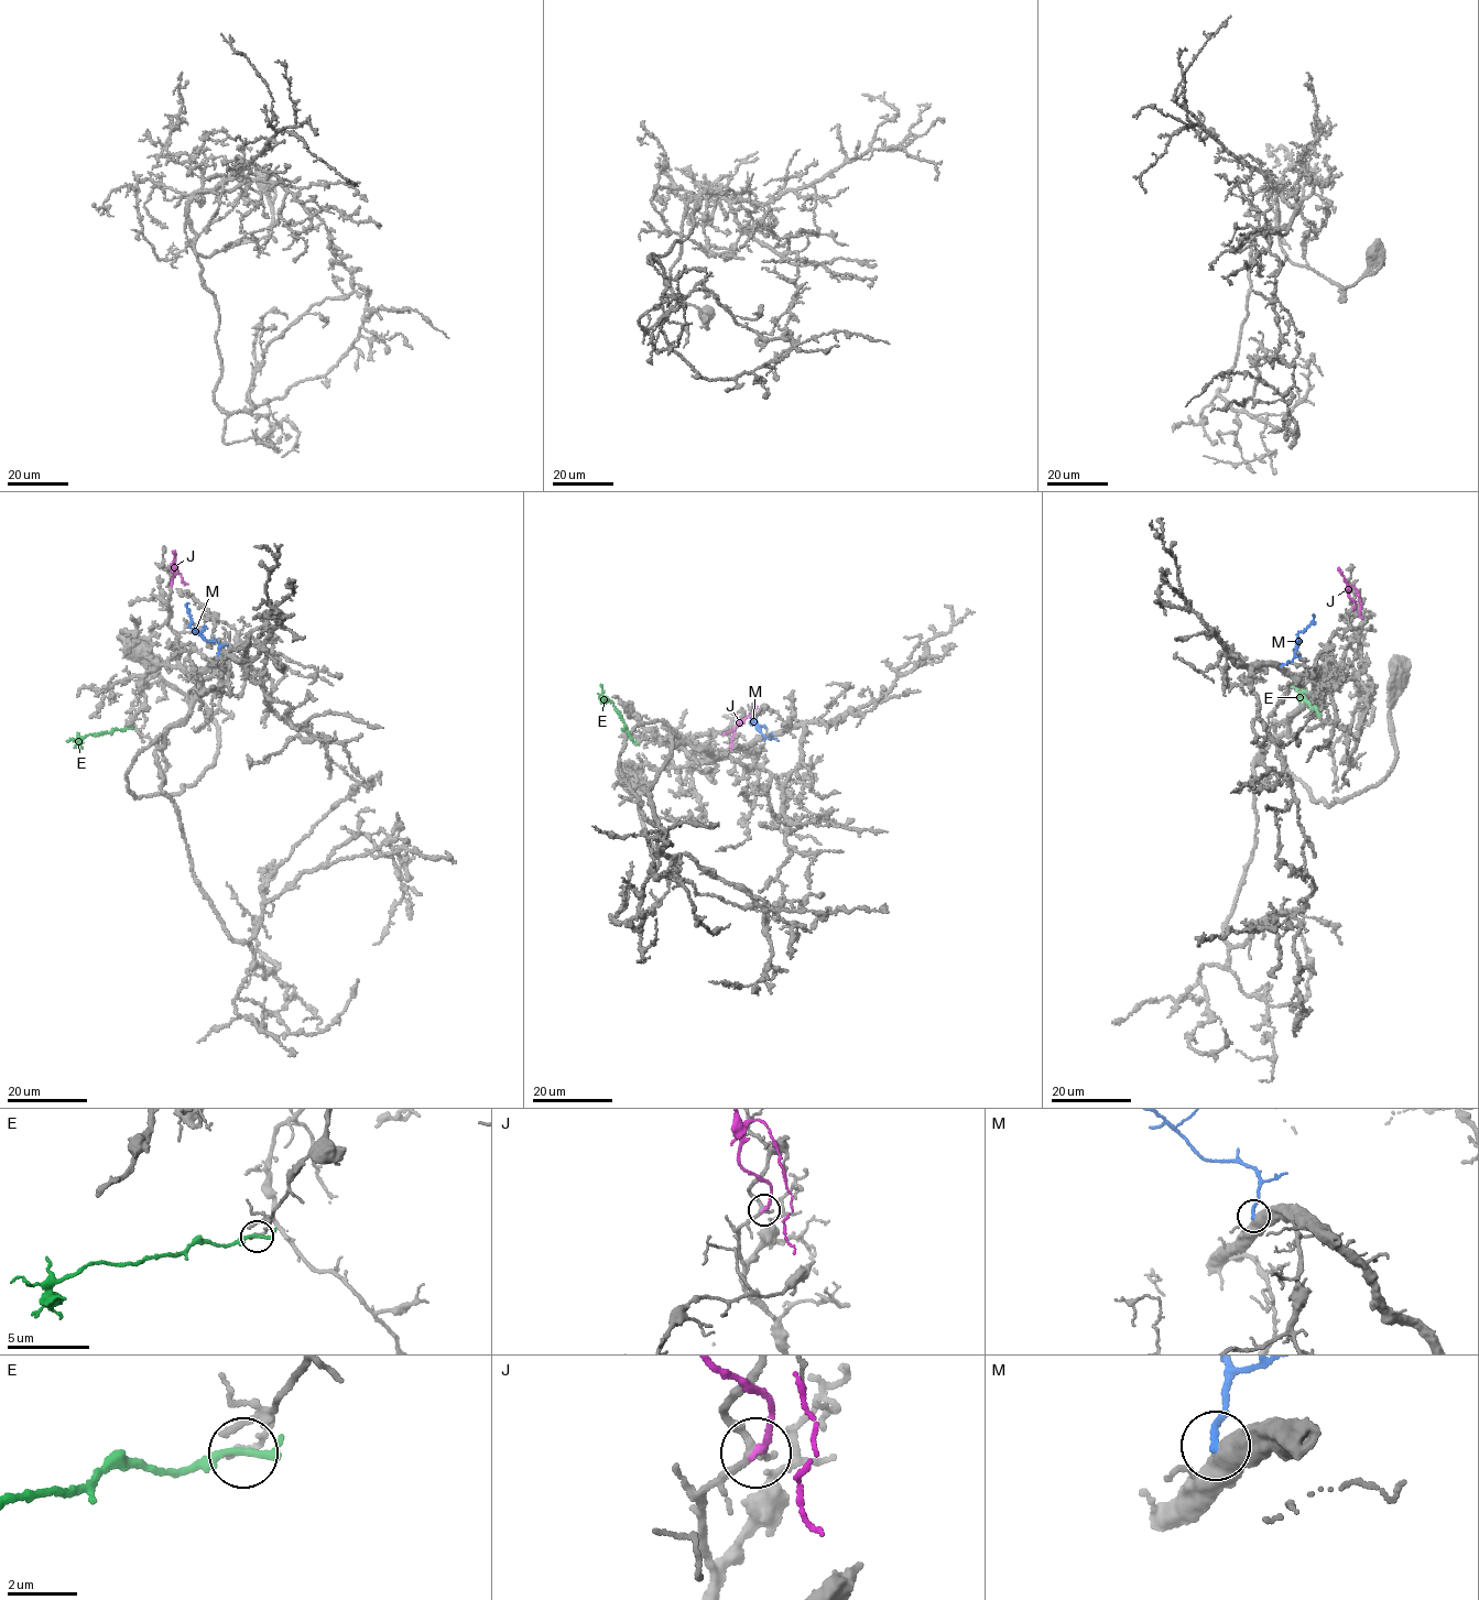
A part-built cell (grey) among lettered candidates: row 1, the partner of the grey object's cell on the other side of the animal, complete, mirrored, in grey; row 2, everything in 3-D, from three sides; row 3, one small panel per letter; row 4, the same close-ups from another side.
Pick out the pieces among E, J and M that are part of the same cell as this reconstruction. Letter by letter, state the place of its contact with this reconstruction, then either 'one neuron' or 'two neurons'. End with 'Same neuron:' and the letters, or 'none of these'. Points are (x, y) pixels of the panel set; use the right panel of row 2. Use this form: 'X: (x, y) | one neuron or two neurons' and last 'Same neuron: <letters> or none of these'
E: (1319, 715) | two neurons
J: (1354, 608) | two neurons
M: (1281, 665) | two neurons
Same neuron: none of these

